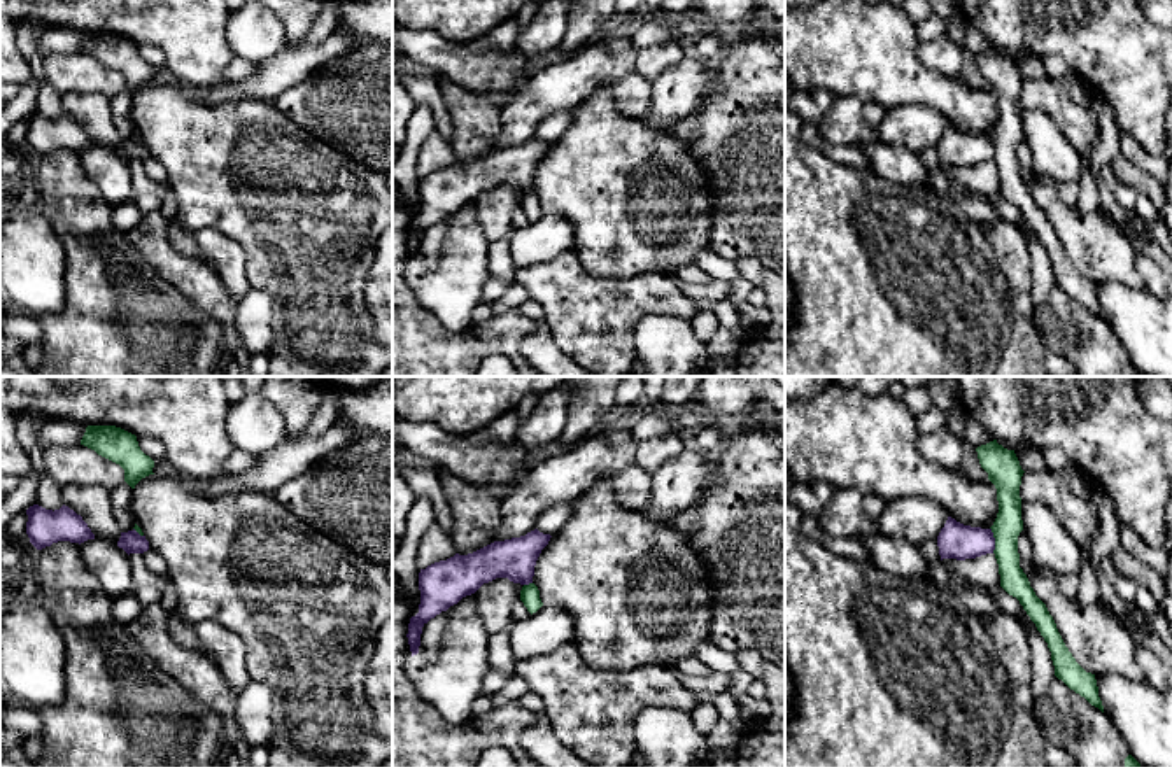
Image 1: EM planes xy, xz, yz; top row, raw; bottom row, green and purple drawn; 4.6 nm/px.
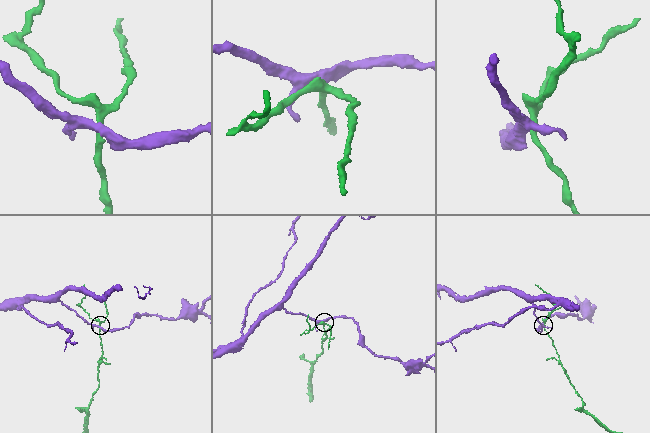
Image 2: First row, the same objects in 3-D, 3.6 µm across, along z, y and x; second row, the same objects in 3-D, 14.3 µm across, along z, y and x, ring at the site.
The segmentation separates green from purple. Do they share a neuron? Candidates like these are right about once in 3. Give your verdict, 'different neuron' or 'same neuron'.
different neuron

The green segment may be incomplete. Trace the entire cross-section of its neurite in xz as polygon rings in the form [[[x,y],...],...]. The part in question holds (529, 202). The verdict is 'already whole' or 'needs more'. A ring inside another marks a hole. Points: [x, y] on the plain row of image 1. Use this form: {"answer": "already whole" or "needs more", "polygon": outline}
{"answer": "already whole", "polygon": [[[534,191],[524,193],[520,198],[520,208],[527,215],[527,219],[533,222],[536,221],[543,210],[540,207],[540,198]]]}

